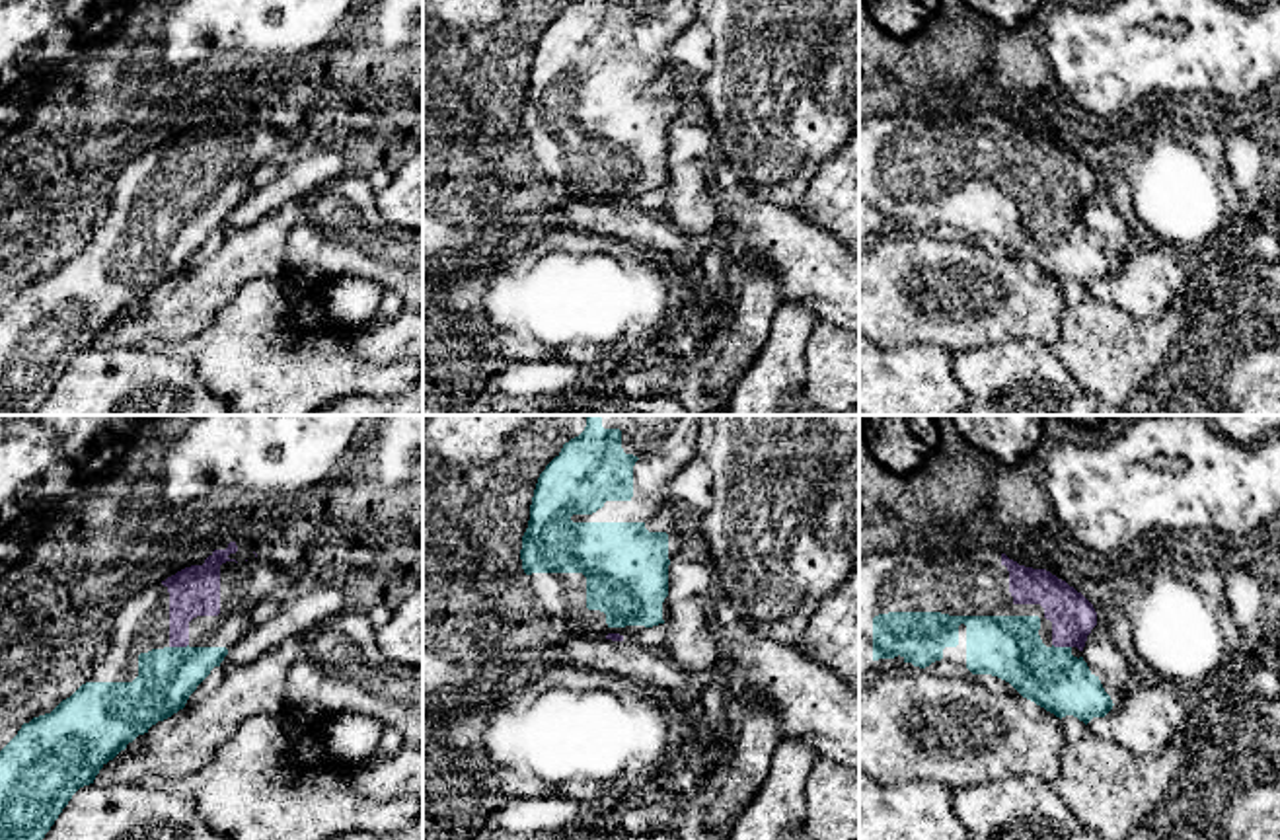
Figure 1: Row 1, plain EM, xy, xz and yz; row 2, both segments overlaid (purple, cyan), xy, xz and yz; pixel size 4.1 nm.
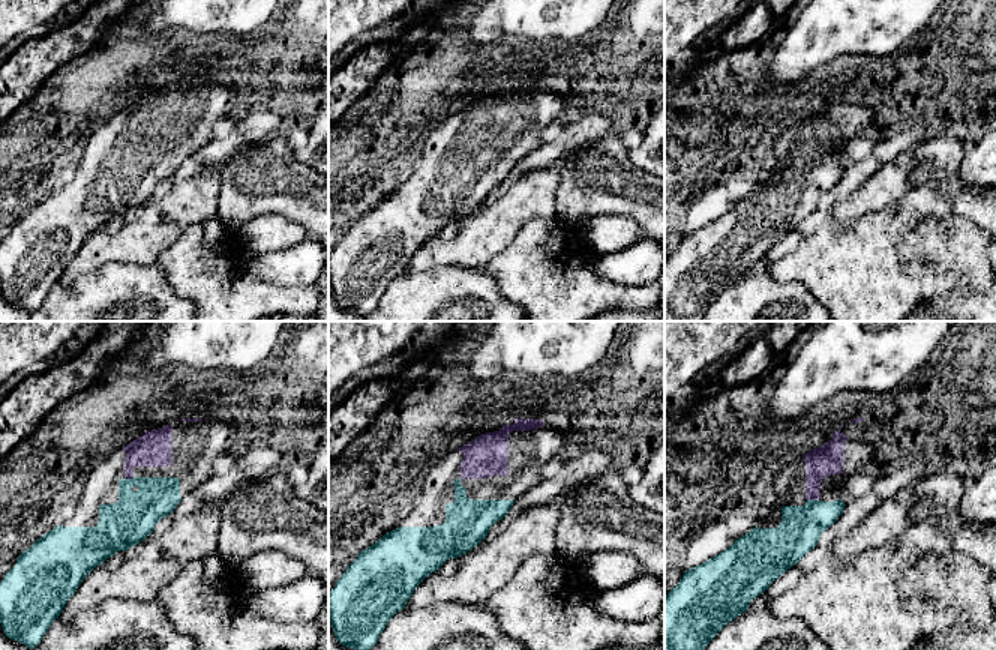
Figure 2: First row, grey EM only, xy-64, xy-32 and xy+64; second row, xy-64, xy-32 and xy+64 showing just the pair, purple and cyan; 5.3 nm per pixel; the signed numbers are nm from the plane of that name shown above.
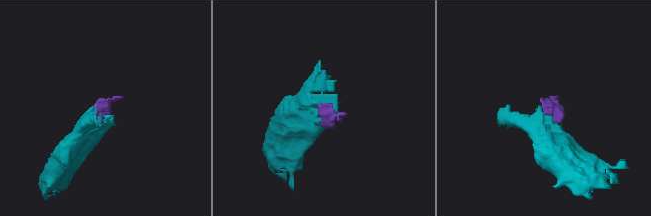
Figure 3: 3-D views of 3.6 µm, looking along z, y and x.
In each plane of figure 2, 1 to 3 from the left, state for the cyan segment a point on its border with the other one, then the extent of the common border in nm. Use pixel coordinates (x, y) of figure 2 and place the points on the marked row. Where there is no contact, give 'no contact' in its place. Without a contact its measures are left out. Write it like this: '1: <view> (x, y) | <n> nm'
1: xy-64 (129, 478) | 40 nm
2: no contact
3: xy+64 (813, 499) | 70 nm

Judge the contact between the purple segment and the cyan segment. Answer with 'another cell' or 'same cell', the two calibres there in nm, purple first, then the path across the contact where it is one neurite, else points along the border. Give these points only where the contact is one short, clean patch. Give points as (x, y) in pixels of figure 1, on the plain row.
same cell; calibres 200 and 240 nm

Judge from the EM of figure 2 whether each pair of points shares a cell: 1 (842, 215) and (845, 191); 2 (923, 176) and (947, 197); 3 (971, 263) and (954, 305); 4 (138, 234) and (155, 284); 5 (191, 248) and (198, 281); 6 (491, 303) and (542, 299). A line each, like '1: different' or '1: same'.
1: different
2: same
3: different
4: different
5: same
6: different

